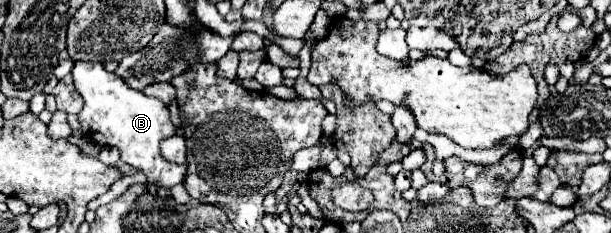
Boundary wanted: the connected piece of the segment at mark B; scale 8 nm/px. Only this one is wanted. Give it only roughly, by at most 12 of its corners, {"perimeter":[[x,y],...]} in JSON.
{"perimeter":[[98,61],[74,63],[82,137],[116,147],[148,185],[184,181],[160,155],[162,101]]}

